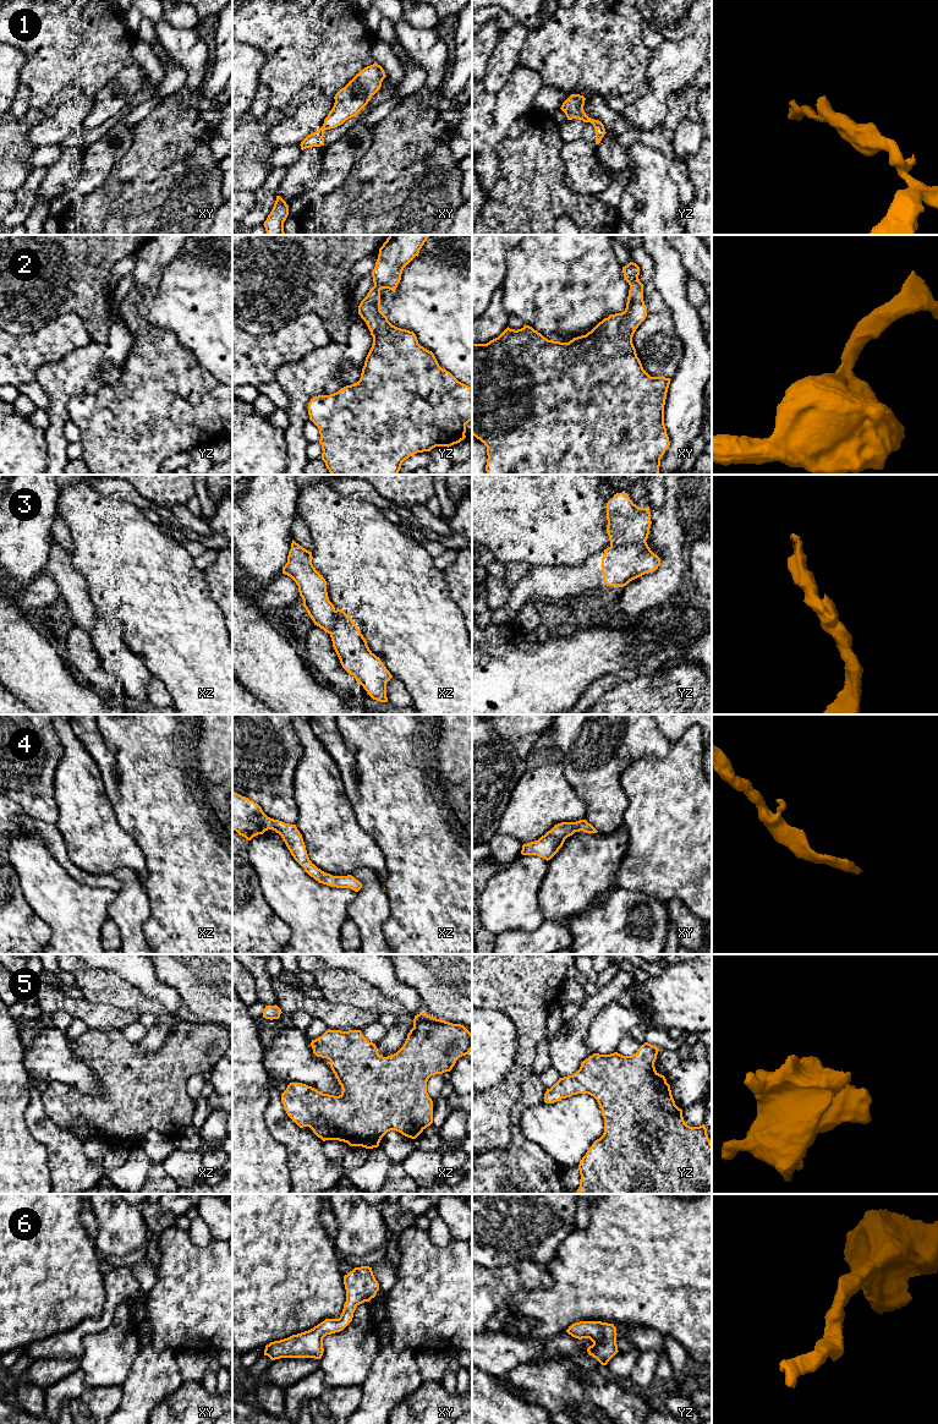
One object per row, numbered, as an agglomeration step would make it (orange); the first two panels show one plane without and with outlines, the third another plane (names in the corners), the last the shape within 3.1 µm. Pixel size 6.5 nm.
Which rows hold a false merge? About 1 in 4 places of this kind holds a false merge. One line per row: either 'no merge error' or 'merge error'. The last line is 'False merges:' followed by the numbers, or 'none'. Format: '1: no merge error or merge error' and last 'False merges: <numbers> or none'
1: no merge error
2: no merge error
3: merge error
4: no merge error
5: no merge error
6: no merge error
False merges: 3

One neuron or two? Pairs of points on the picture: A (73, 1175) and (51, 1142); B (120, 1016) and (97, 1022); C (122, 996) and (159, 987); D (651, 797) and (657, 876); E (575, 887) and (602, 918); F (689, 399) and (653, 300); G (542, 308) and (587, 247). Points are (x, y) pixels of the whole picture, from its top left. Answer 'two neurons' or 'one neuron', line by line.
A: one neuron
B: one neuron
C: two neurons
D: one neuron
E: two neurons
F: two neurons
G: one neuron

